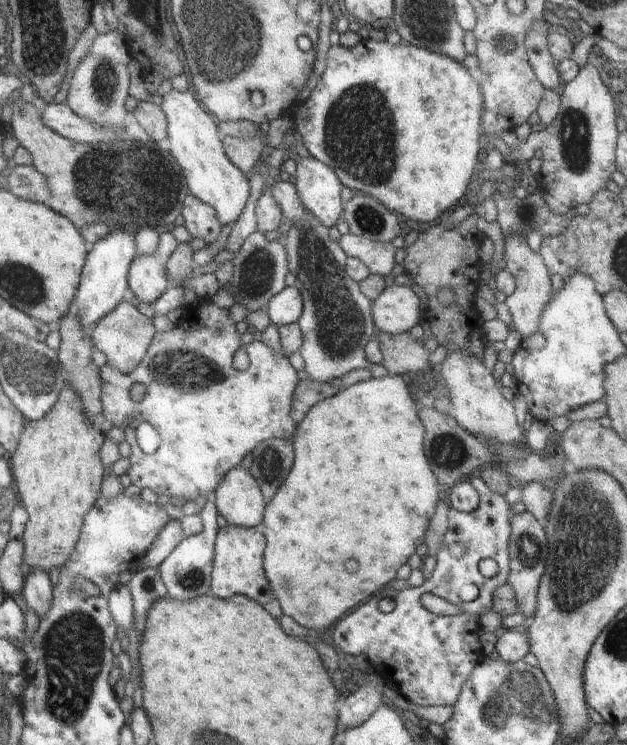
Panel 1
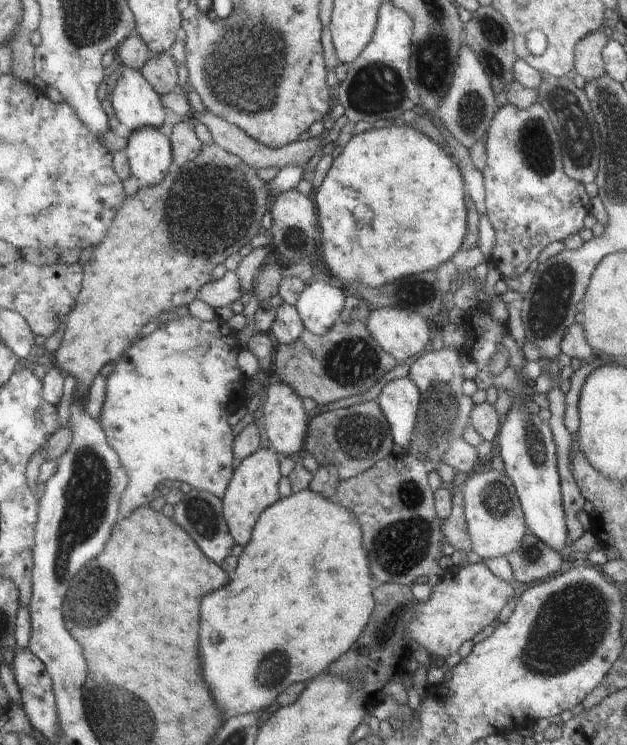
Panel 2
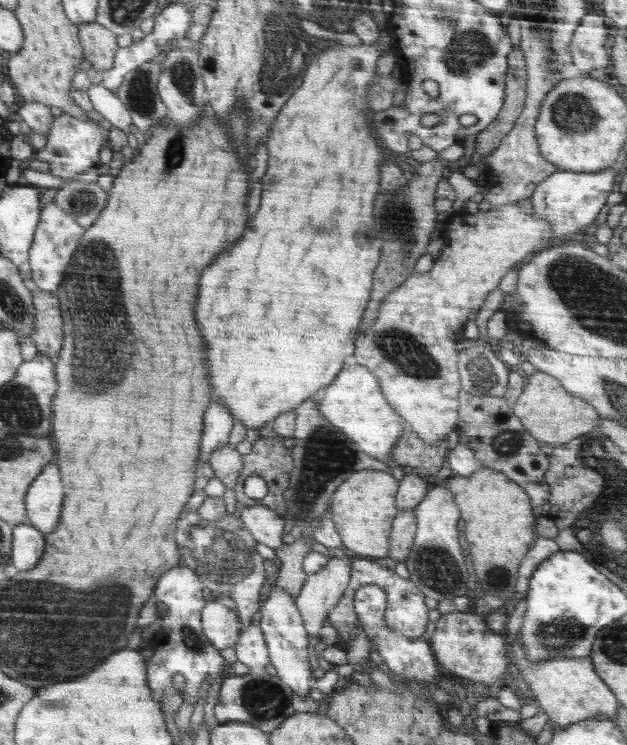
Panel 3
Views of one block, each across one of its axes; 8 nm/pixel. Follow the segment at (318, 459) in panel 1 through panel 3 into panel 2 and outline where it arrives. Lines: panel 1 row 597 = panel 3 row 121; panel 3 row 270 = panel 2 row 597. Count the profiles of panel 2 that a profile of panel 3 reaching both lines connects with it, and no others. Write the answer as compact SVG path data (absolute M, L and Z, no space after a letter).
M308 488L281 497L259 517L260 524L255 524L251 534L252 544L248 543L238 557L232 584L204 596L204 608L200 608L204 678L226 720L268 708L276 700L276 692L292 684L308 684L312 676L318 676L330 662L348 652L366 628L374 608L368 558L362 550L359 521L352 511Z

